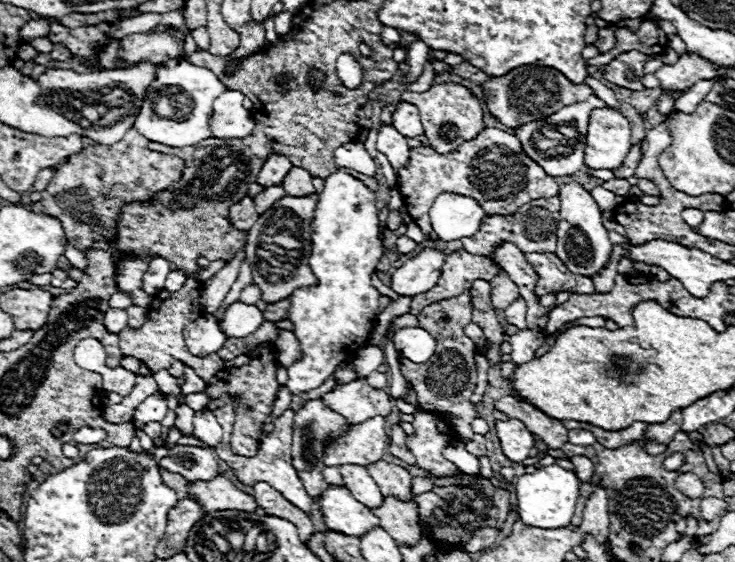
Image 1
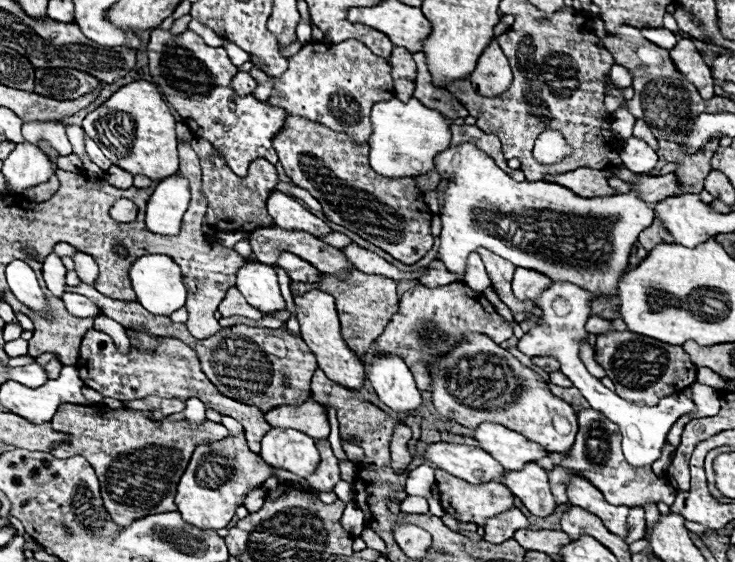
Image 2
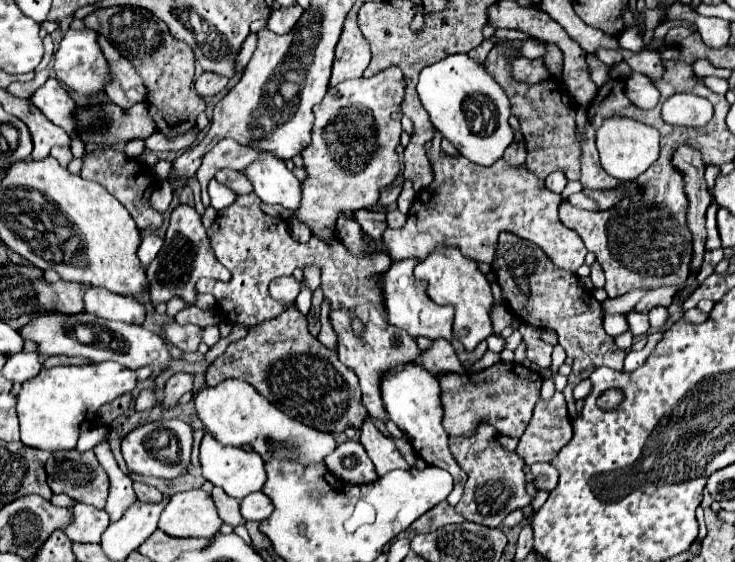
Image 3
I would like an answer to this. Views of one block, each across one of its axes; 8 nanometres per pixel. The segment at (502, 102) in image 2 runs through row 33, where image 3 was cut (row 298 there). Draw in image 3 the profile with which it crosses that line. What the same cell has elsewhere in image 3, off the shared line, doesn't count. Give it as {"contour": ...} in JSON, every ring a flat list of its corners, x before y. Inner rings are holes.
{"contour":[[502,232,498,236,498,250,492,262,492,270,496,274,496,280,506,294,506,304,510,310,524,322,536,326,536,328,552,328,560,336,560,346,566,350,568,356,576,360,574,372,568,376,568,386,564,388,564,398,568,404,570,418,576,416,574,396,572,390,578,382,586,380,590,372,598,366,608,366,614,370,622,370,624,356,620,348,616,348,614,338,608,336,602,328,602,306,594,296,578,286,576,274,568,272,556,272,552,268,552,262,544,256,540,248,532,242,524,242,516,234]]}

